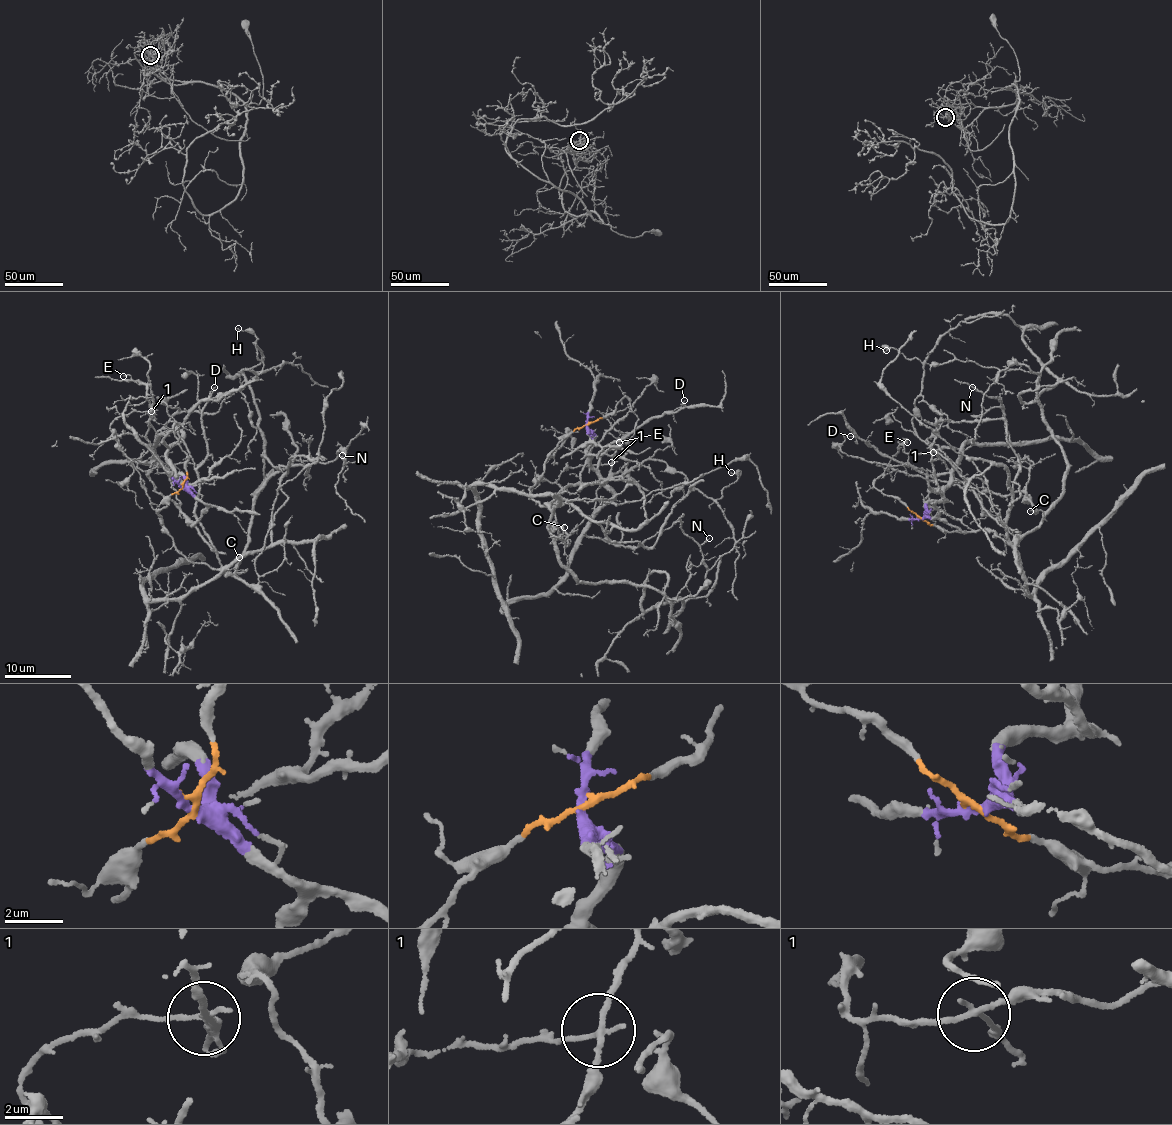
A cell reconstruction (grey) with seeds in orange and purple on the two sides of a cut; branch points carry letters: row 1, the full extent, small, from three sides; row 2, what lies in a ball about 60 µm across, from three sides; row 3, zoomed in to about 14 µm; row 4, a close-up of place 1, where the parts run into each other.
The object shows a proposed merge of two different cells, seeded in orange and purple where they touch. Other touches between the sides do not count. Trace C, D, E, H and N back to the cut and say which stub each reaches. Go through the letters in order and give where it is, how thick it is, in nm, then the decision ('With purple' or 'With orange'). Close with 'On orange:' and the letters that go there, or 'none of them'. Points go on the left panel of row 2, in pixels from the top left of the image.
C: Place: (239, 557). Thickness 90 nm. With orange
D: Place: (214, 387). Thickness 120 nm. With purple
E: Place: (123, 376). Thickness 90 nm. With purple
H: Place: (238, 328). Thickness 90 nm. With orange
N: Place: (342, 455). Thickness 120 nm. With orange
On orange: C, H, N

